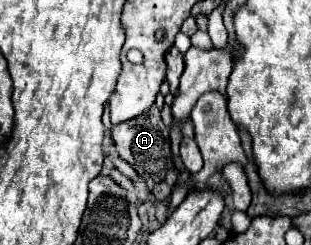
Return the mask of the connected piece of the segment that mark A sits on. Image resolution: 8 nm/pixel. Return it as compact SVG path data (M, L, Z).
M152 106L148 112L142 116L136 116L134 120L122 122L118 126L112 126L110 130L112 142L116 146L116 152L122 160L126 160L138 174L144 176L150 192L158 200L168 200L174 184L176 184L176 168L172 164L172 154L170 154L170 138L168 138L168 128L164 126L160 118L160 108Z

